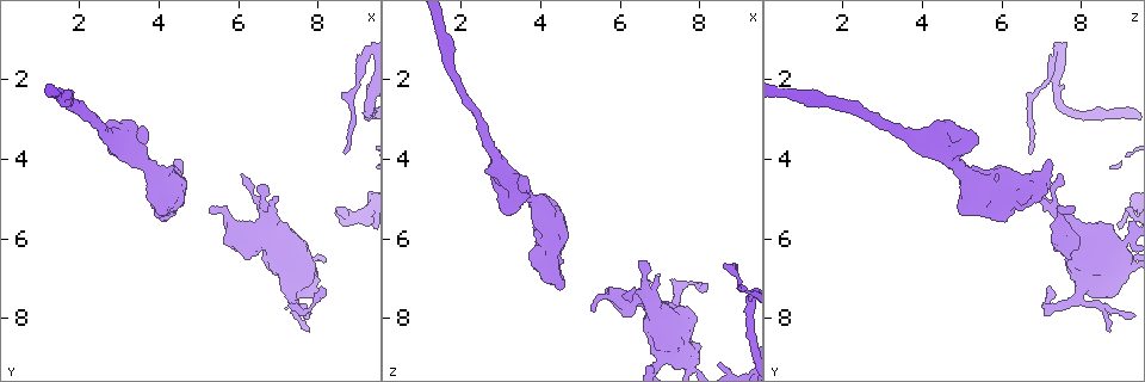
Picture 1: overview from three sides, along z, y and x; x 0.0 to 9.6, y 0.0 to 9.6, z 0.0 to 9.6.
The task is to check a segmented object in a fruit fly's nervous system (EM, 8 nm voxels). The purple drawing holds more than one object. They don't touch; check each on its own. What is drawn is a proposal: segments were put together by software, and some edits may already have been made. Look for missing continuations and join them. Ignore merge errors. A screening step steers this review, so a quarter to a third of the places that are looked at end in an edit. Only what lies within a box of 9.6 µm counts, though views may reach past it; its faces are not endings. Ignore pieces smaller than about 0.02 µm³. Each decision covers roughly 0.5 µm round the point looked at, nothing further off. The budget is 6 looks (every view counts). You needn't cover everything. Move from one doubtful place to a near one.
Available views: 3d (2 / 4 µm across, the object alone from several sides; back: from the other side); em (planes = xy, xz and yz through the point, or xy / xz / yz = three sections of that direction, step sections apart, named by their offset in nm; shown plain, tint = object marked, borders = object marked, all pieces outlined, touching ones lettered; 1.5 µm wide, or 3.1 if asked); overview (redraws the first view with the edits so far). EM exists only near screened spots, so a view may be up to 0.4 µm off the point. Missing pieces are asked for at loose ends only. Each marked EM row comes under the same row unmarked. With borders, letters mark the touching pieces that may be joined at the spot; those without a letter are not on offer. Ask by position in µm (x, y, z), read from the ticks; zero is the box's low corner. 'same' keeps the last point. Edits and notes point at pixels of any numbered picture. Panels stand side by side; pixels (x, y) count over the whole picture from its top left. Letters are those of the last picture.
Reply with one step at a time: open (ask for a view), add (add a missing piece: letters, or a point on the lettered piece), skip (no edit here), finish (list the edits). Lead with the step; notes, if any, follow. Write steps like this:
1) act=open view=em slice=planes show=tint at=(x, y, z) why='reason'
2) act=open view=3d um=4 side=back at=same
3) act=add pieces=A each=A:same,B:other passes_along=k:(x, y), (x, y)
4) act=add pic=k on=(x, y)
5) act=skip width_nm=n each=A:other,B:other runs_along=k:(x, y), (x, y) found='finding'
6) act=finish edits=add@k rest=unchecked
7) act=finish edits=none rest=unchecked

act=open view=3d um=4 side=back at=(4.40, 4.00, 7.20)

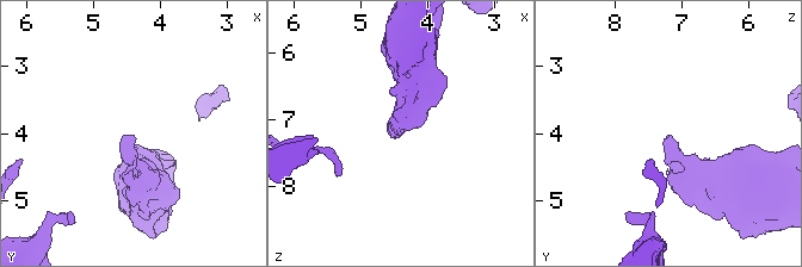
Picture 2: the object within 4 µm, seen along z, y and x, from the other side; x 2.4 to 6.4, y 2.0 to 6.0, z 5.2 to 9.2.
act=open view=em slice=xy step=8 show=borders at=(4.45, 4.05, 7.20) why='now the EM'

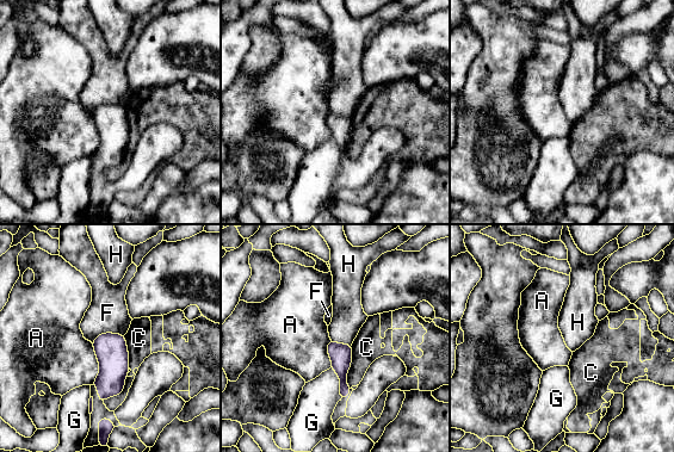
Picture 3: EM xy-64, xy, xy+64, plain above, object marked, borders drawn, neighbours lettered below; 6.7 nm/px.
act=open view=em slice=yz step=8 show=borders at=same why='another direction'

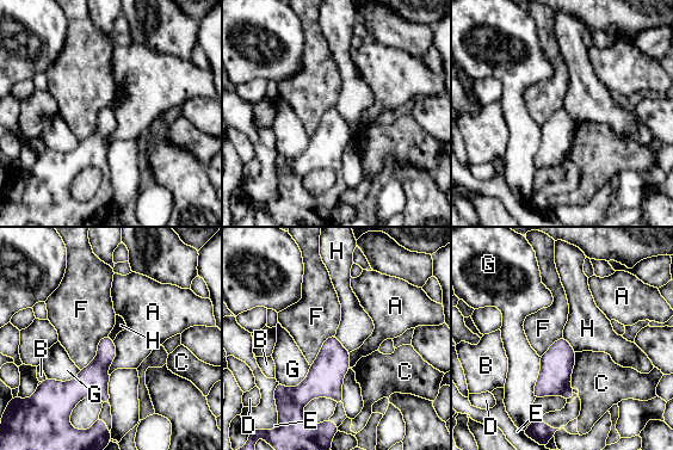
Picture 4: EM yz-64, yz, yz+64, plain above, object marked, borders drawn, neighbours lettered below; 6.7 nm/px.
act=skip each=A:other,B:other,C:other,D:other,E:other,F:other,G:other,H:other found='none of them fits'

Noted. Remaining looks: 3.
act=open view=em slice=yz step=8 show=borders at=(8.25, 7.20, 7.20) why='branch stops here'

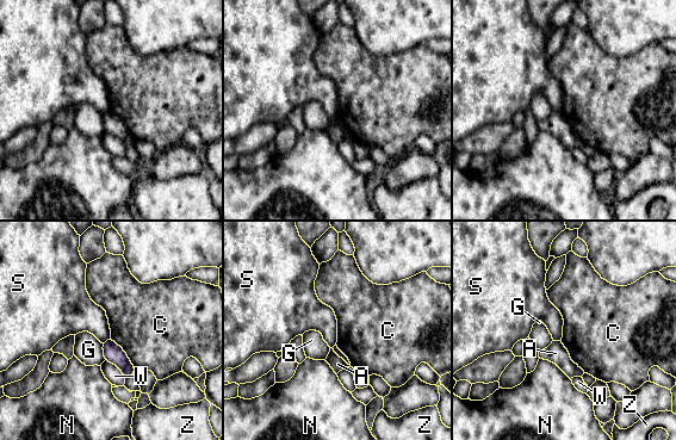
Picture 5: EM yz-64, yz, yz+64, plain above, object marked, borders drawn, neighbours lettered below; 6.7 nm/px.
act=open view=em slice=planes show=borders at=same

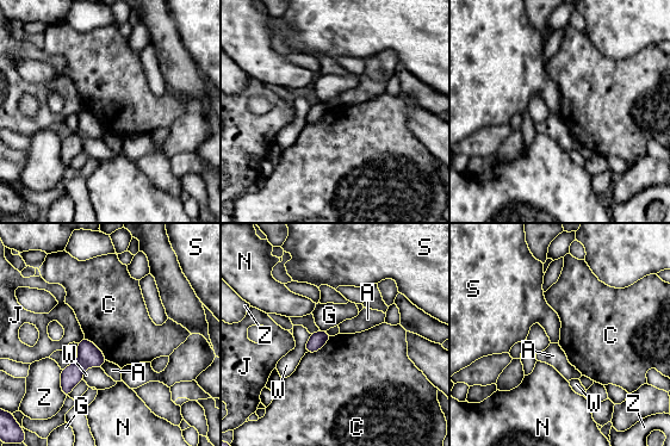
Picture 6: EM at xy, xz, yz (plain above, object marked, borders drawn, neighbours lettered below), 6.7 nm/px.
act=skip longest_contact=C:200nm each=A:other,C:other,G:other,J:other,N:other,S:other,W:other,Z:other border=6:(332, 336), (316, 351), (306, 353) found='none of them fits'

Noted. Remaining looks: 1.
act=finish edits=none rest=unchecked

